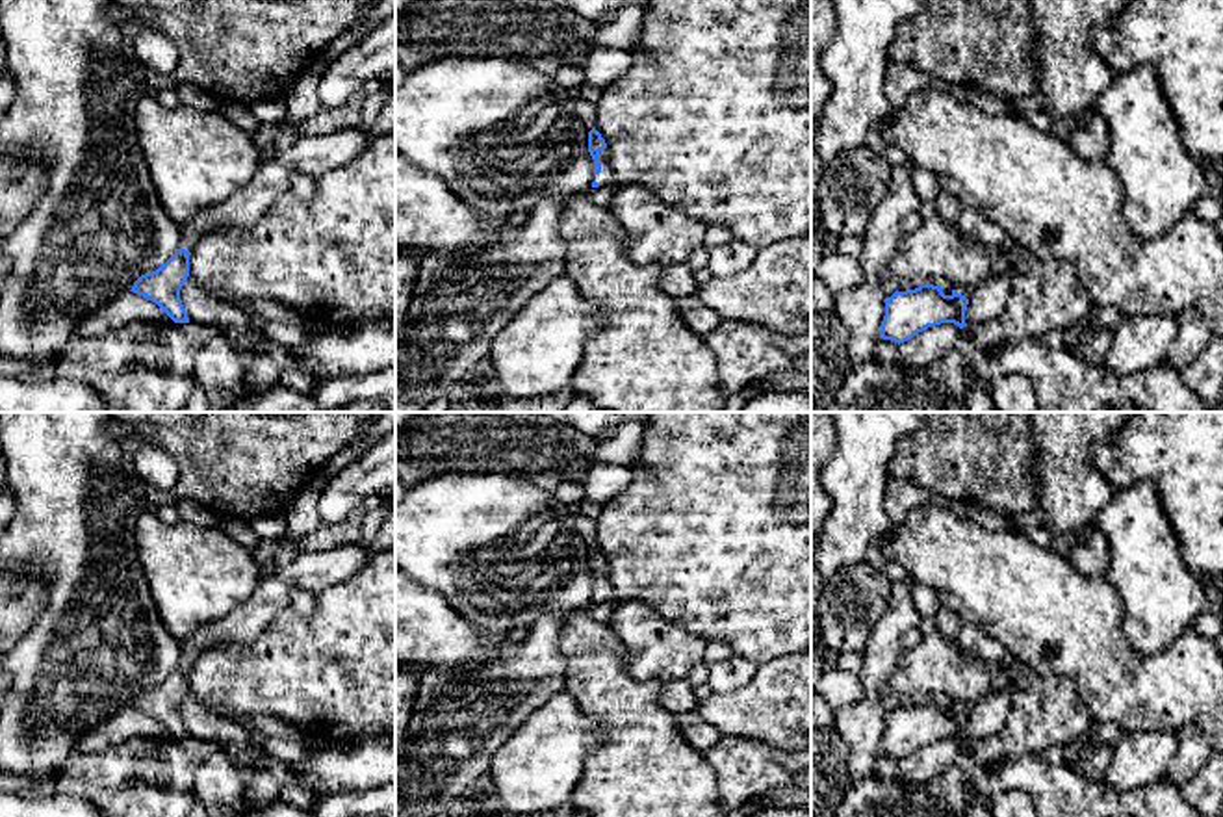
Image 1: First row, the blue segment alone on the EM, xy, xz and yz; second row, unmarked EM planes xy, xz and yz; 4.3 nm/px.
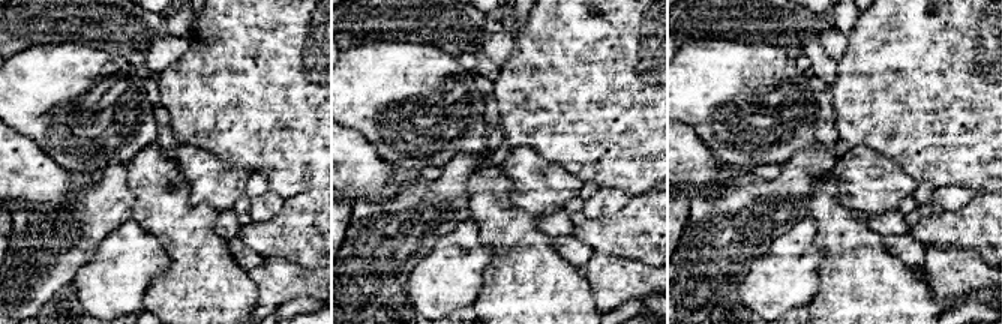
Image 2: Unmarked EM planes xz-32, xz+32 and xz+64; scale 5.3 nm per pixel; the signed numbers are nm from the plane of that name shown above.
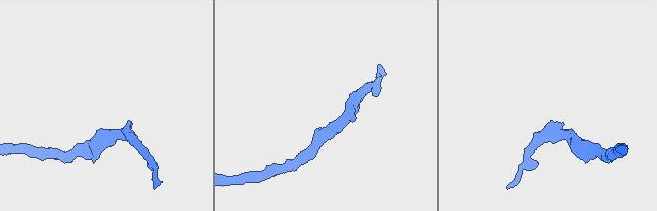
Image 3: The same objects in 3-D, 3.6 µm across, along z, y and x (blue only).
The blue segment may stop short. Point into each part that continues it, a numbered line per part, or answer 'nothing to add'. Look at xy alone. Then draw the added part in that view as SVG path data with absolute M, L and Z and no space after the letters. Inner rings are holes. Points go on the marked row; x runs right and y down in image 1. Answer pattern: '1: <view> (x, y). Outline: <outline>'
1: xy (314, 156). Outline: M353 126L325 136L301 136L293 145L260 165L256 176L225 201L199 212L182 227L182 243L193 251L200 236L230 225L254 225L288 189L295 175L314 180L353 162L369 145L369 128Z

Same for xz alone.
1: xz (605, 177). Outline: M609 149L599 150L599 162L601 162L601 173L594 176L594 180L603 188L603 186L616 186L614 184L614 175L611 165L605 162L609 154Z

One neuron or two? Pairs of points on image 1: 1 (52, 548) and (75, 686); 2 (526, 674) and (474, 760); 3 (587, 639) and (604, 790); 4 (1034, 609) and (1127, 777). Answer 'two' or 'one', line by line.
1: one
2: one
3: one
4: two

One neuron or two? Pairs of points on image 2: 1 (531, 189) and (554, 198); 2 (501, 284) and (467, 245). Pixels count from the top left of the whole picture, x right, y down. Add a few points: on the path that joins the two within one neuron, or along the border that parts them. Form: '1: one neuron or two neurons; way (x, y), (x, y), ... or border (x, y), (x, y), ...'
1: one neuron; way (537, 189), (548, 192)
2: two neurons; border (480, 231), (491, 263), (476, 299)

